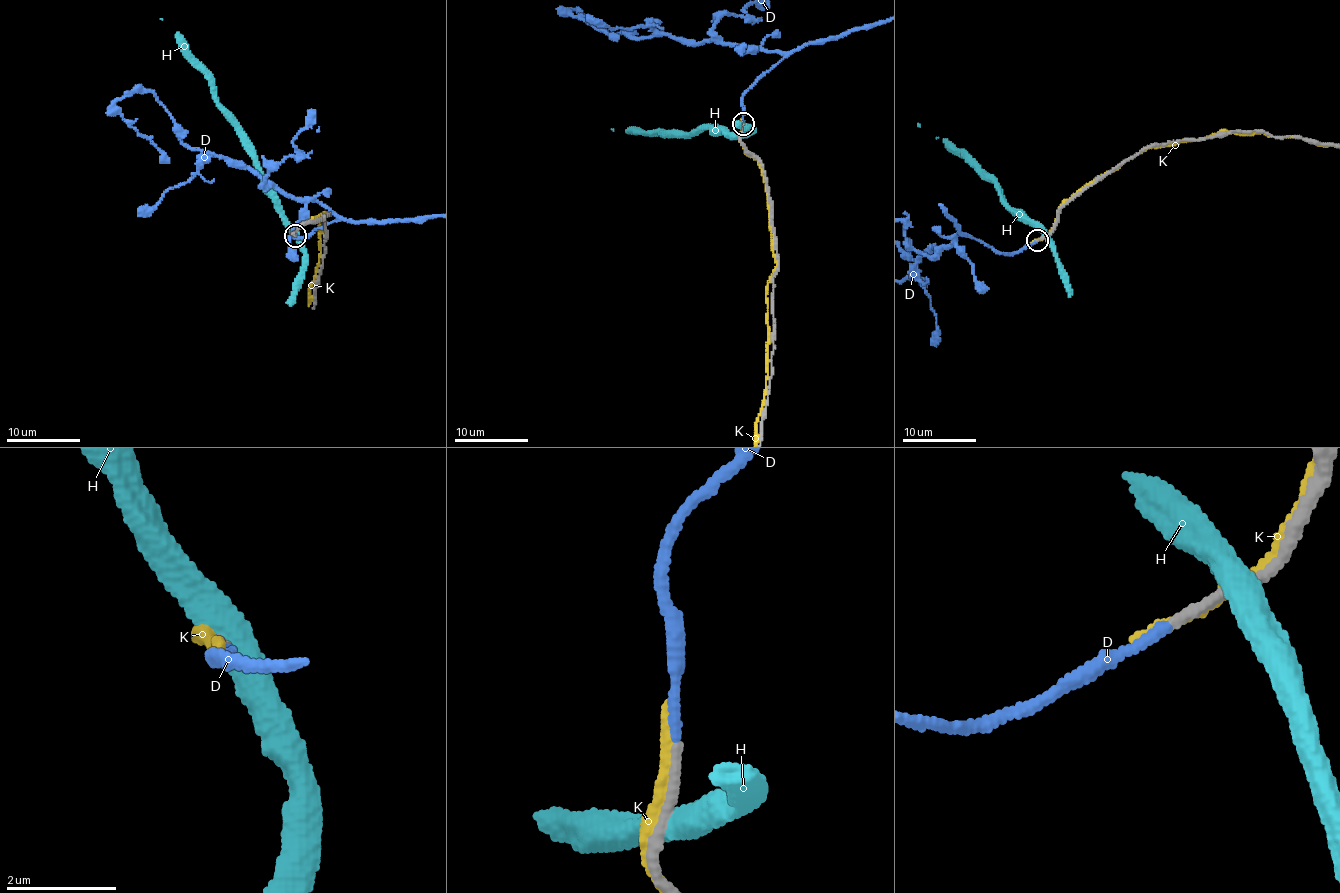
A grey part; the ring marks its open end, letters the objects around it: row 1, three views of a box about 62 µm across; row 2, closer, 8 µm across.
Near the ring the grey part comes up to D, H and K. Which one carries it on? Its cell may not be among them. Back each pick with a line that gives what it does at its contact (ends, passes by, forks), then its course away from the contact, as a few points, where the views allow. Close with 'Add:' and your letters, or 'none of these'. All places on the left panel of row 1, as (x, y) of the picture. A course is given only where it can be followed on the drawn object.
D: it ends
Add: D

